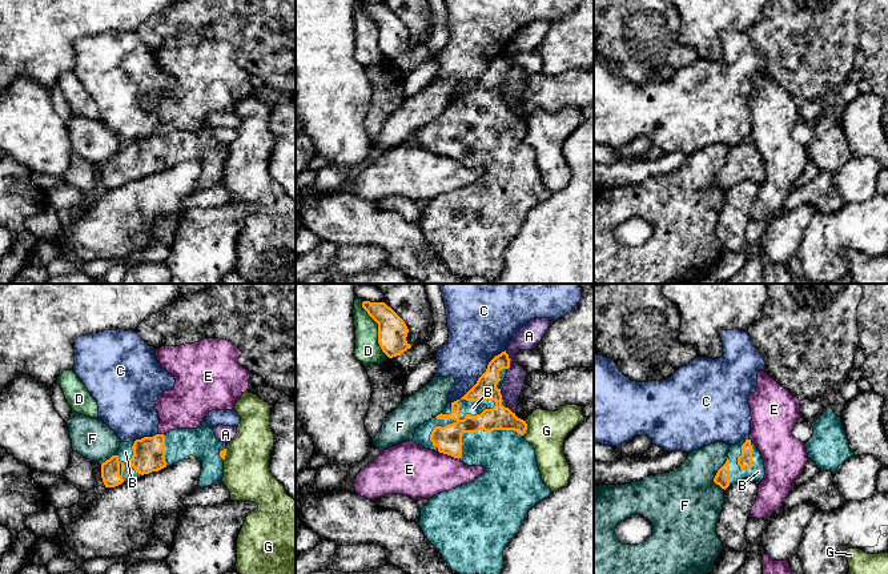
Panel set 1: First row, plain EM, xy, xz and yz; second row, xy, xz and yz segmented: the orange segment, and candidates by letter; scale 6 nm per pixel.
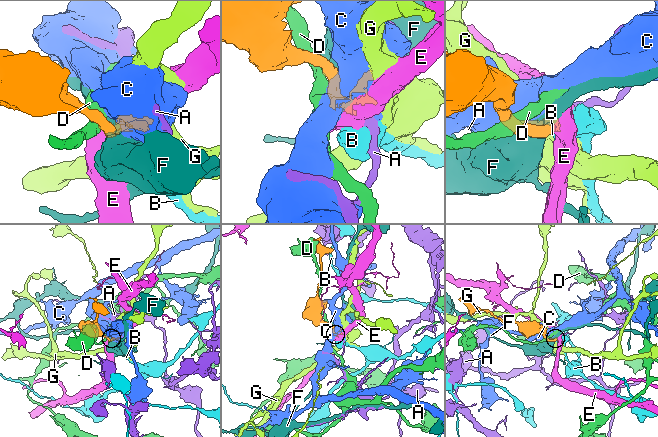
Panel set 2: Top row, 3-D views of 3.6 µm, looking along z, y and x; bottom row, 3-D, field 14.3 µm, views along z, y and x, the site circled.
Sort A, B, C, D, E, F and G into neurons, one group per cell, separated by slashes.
A / B / C / D / E / F / G

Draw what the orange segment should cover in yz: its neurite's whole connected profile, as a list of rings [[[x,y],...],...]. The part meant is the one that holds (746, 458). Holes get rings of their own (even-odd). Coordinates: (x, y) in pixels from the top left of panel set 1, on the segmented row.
[[[751,439],[731,445],[726,463],[718,470],[714,482],[722,489],[744,478],[762,482],[766,475],[764,459]]]

